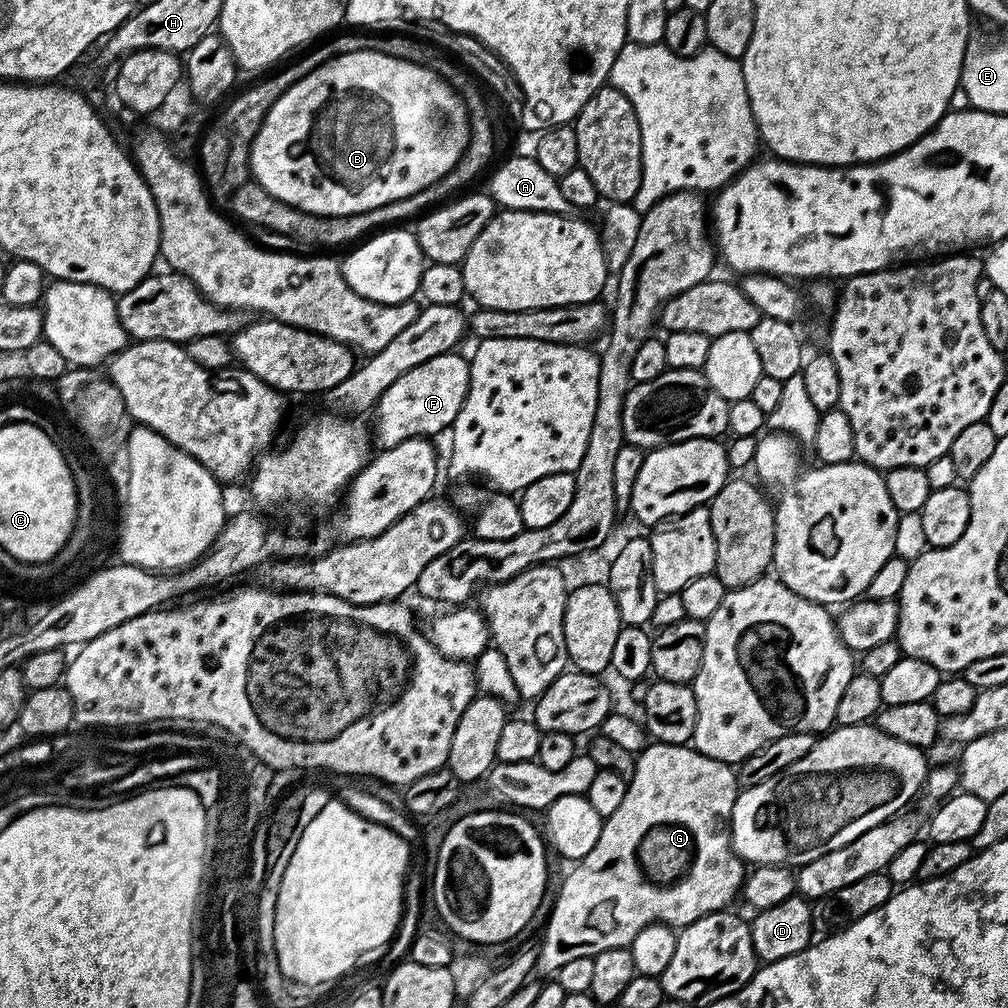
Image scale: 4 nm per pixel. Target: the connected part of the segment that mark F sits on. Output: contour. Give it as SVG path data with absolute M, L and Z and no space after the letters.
M453 350L446 354L438 354L438 358L430 358L430 362L422 362L422 366L414 366L414 370L406 370L386 394L374 405L376 412L376 428L374 424L374 440L380 443L381 449L398 446L398 442L406 442L410 438L436 438L439 432L447 433L452 427L454 418L458 418L458 410L462 410L462 402L470 386L470 360L467 355L459 356Z

